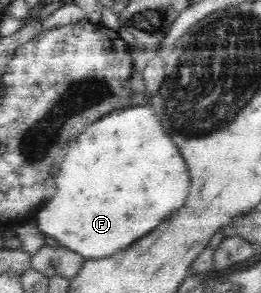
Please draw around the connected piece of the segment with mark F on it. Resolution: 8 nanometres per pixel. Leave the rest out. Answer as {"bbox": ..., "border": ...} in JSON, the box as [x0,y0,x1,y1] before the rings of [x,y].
{"bbox":[37,105,190,258],"border":[[[150,105],[122,109],[118,113],[110,113],[110,117],[98,119],[72,141],[62,165],[58,166],[58,173],[52,175],[56,175],[53,177],[56,179],[56,195],[37,213],[37,225],[46,236],[53,237],[60,245],[86,258],[108,257],[126,249],[138,237],[150,233],[152,227],[160,225],[166,217],[180,209],[186,203],[190,189],[190,174],[180,157],[180,150],[162,129]]]}

